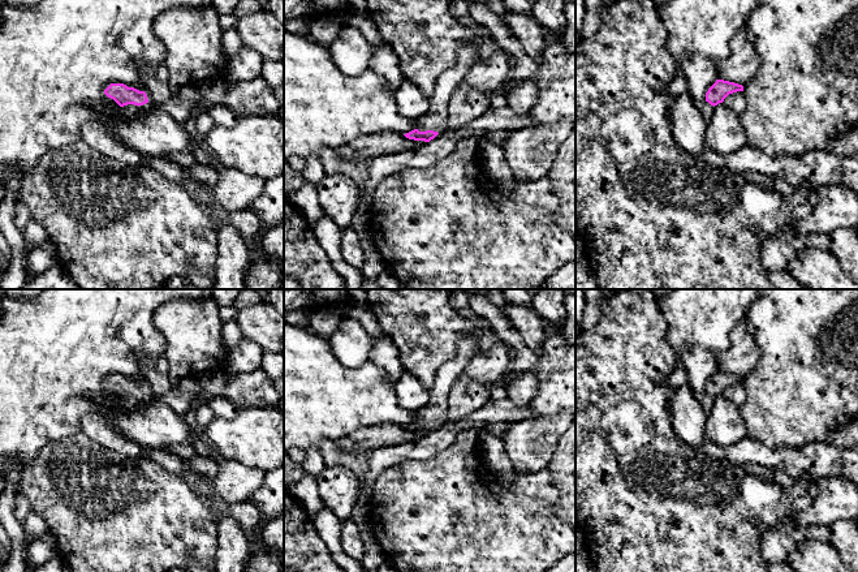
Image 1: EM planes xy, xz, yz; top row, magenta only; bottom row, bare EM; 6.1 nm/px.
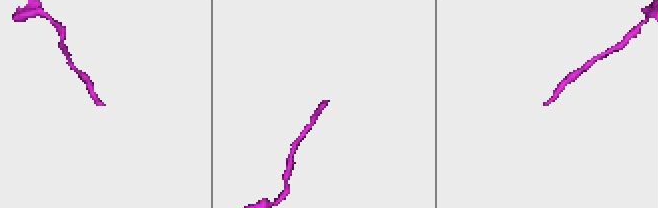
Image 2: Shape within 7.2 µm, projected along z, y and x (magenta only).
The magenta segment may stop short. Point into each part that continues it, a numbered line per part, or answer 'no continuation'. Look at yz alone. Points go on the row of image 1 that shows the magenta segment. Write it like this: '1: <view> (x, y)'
1: yz (705, 107)

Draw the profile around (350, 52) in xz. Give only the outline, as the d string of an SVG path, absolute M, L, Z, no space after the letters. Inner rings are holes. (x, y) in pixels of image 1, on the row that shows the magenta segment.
M342 23L337 38L328 44L335 65L350 77L358 77L370 66L374 47L359 30Z

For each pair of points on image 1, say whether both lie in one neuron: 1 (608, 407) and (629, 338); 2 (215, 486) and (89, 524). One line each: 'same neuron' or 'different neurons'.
1: same neuron
2: different neurons

